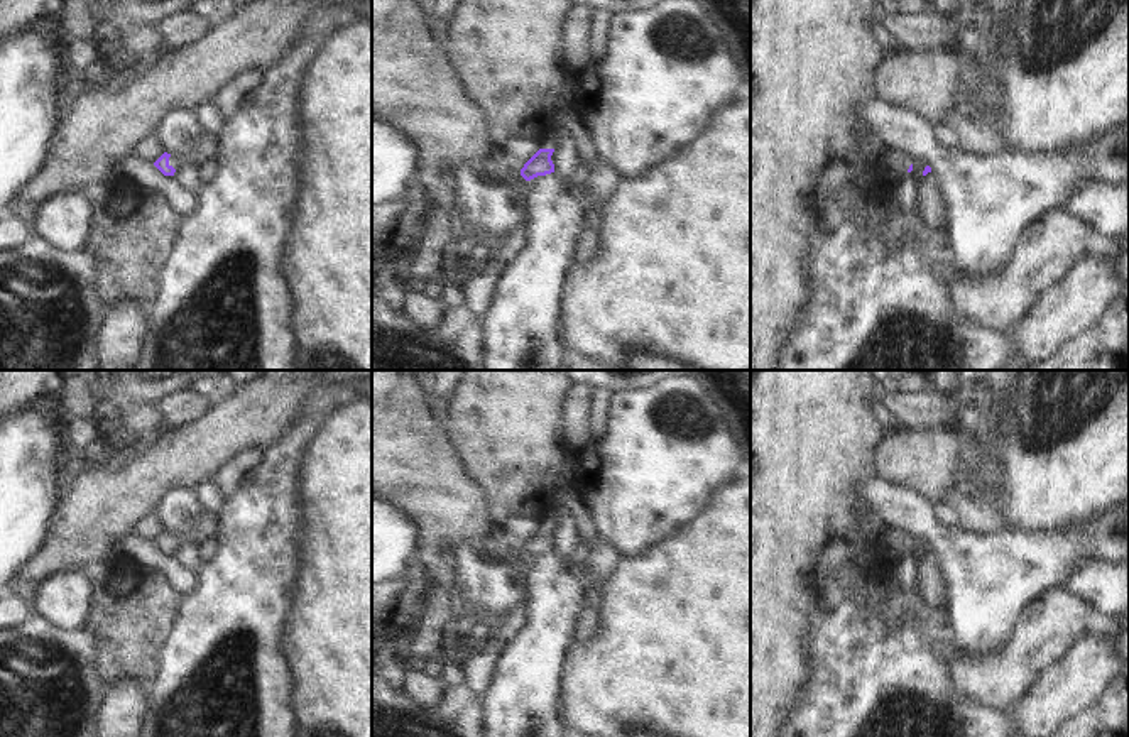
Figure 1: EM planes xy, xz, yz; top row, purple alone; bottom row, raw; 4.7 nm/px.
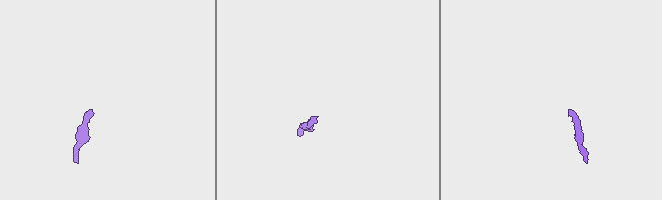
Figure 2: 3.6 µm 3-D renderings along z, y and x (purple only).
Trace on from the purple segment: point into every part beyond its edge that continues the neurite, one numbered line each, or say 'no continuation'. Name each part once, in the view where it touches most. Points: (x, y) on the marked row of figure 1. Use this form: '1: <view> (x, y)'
1: xy (205, 147)

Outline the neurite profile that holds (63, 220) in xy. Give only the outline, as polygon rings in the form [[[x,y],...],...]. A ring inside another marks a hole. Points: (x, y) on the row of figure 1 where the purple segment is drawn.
[[[79,193],[54,194],[37,206],[34,235],[57,250],[73,254],[86,248],[93,205]]]

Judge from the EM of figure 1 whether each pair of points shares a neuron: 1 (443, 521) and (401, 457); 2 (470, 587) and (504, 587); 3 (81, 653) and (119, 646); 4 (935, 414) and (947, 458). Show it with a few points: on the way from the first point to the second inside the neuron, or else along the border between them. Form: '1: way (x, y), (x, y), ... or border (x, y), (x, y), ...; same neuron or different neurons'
1: way (443, 506), (436, 492), (416, 472); same neuron
2: way (479, 587), (496, 587); same neuron
3: border (87, 626), (97, 641), (97, 676), (103, 687); different neurons
4: border (901, 426), (949, 426), (962, 440), (967, 453); different neurons

